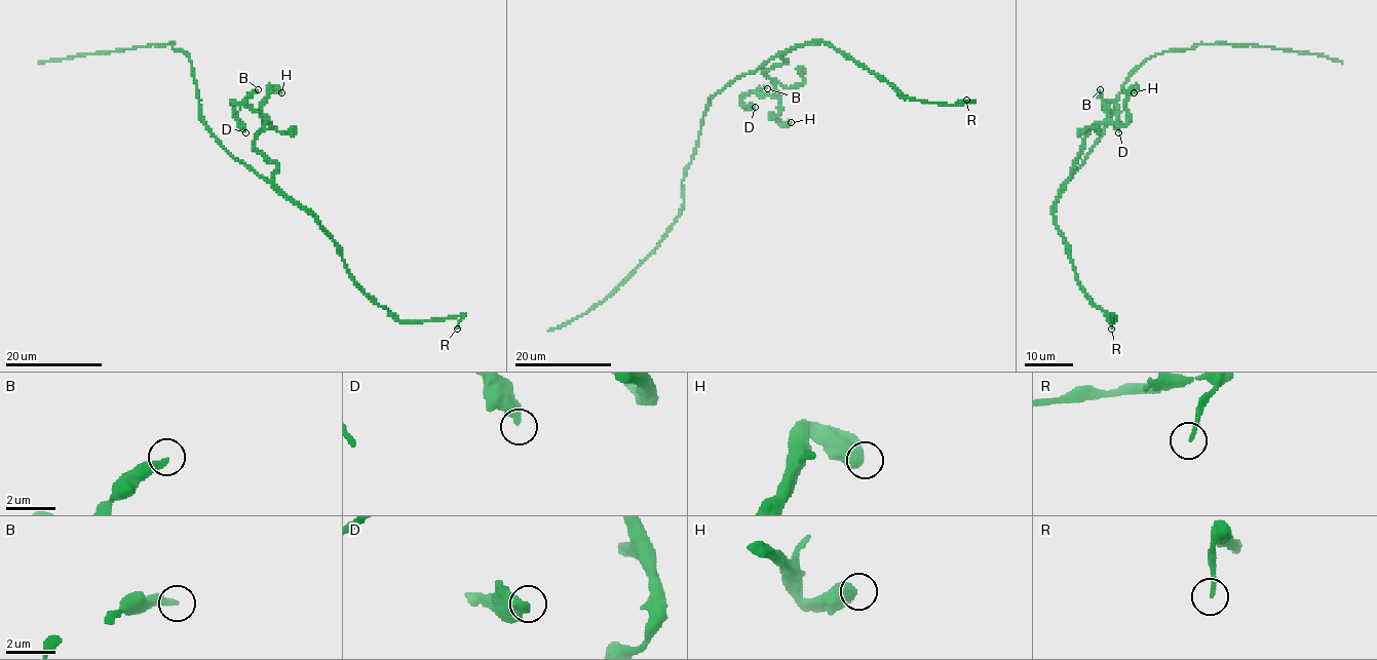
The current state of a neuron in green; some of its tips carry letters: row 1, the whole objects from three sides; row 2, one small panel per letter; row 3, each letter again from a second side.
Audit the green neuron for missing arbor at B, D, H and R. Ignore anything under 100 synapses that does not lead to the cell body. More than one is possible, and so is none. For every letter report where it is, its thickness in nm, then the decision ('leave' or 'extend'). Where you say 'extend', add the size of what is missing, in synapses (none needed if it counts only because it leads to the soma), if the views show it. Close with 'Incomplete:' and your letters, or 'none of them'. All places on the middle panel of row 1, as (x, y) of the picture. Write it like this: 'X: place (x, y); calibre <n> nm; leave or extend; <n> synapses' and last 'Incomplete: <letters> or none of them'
B: place (767, 88); calibre 340 nm; leave
D: place (755, 107); calibre 360 nm; leave
H: place (791, 122); calibre 600 nm; leave
R: place (966, 100); calibre 130 nm; leave
Incomplete: none of them

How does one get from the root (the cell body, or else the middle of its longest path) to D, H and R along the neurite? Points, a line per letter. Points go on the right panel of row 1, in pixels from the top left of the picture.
D: (1101, 137), (1066, 181), (1085, 134), (1106, 119), (1105, 104), (1111, 102), (1116, 104), (1118, 132)
H: (1101, 137), (1066, 181), (1085, 134), (1097, 123), (1126, 123), (1126, 100), (1134, 87), (1134, 92)
R: (1101, 137), (1061, 187), (1054, 222), (1086, 298), (1112, 322), (1116, 318), (1112, 317), (1111, 328)

